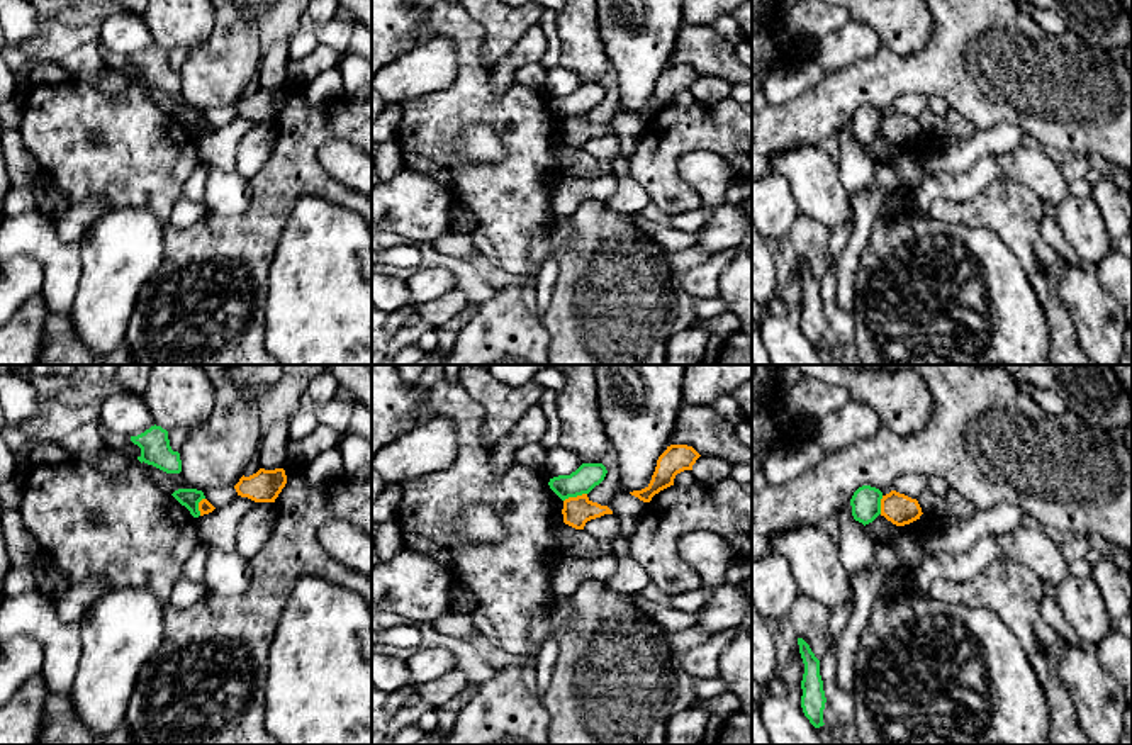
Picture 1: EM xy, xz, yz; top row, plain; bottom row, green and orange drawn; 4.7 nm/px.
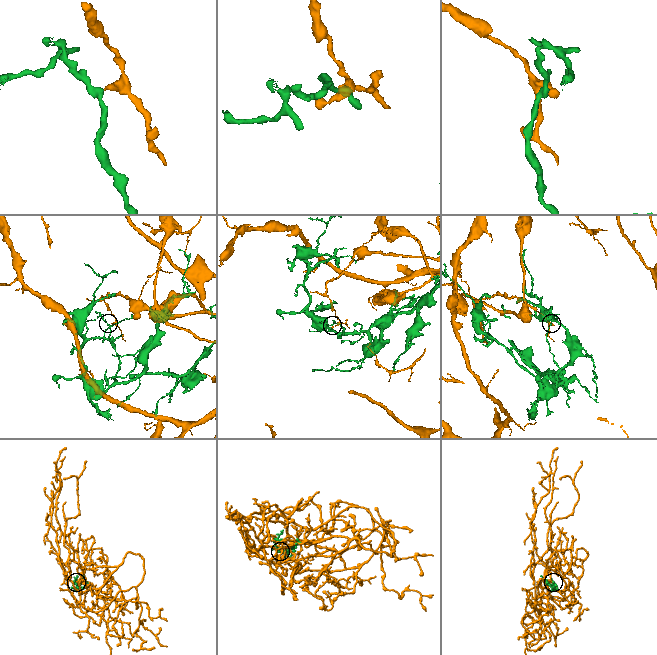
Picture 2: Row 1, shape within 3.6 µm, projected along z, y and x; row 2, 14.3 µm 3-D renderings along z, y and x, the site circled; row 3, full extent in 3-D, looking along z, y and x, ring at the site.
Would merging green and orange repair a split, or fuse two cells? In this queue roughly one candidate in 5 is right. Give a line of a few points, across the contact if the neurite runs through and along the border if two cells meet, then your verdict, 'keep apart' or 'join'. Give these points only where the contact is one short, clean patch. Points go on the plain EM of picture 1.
line xz (586, 112), (564, 121); keep apart

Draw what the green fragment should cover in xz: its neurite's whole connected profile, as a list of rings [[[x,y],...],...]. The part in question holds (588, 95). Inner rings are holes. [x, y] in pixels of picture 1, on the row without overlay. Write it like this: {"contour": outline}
{"contour": [[[582,83],[570,95],[558,95],[550,98],[550,109],[562,119],[577,117],[589,114],[596,105],[599,105],[608,90],[602,83]]]}

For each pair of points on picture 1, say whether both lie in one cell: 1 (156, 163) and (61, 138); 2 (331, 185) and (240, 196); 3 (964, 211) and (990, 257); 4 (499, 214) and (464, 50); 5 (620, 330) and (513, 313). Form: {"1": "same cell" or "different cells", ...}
{"1": "same cell", "2": "different cells", "3": "different cells", "4": "same cell", "5": "different cells"}

